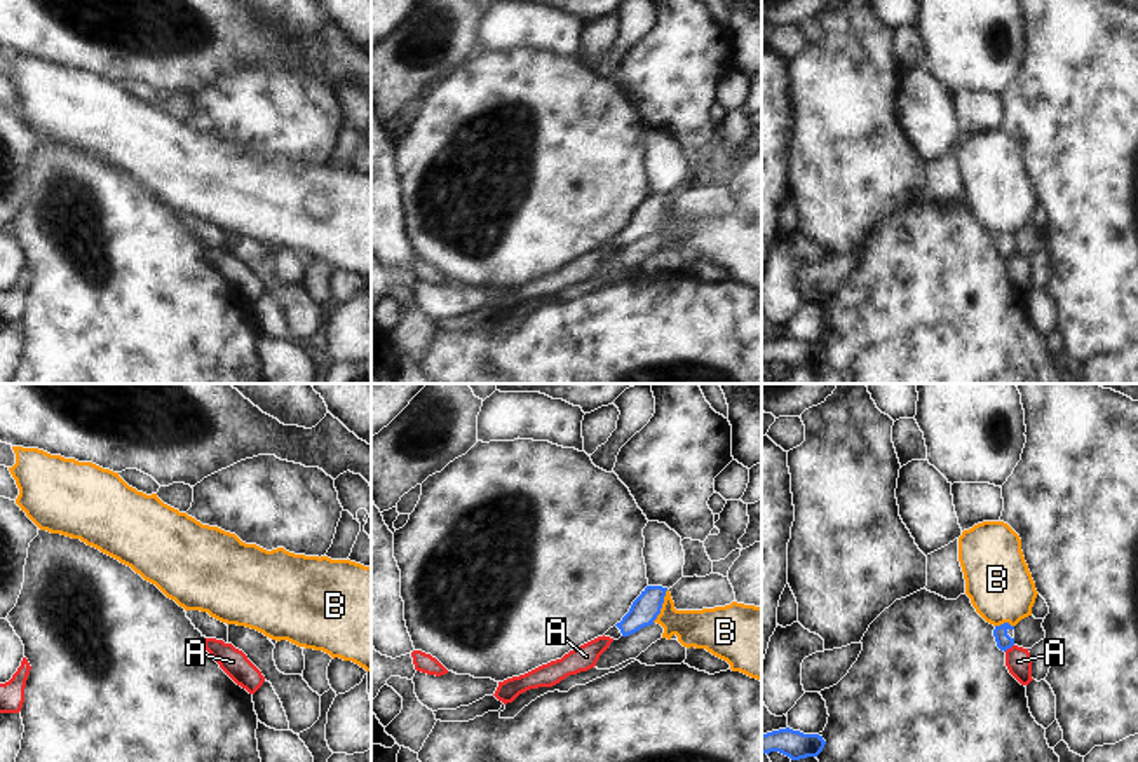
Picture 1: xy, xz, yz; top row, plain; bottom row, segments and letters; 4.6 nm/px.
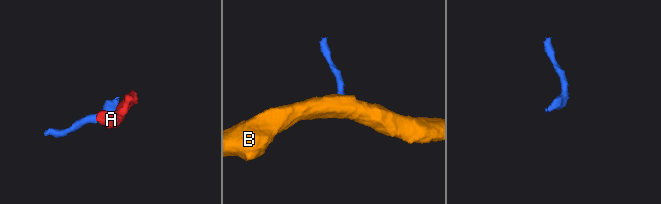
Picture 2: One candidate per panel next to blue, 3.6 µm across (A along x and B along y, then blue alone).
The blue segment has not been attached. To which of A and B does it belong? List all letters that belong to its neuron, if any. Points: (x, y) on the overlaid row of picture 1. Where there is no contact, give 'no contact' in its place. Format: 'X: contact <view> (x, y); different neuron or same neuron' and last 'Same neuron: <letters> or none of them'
A: contact yz (1008, 647); different neuron
B: contact xz (661, 605); different neuron
Same neuron: none of them

